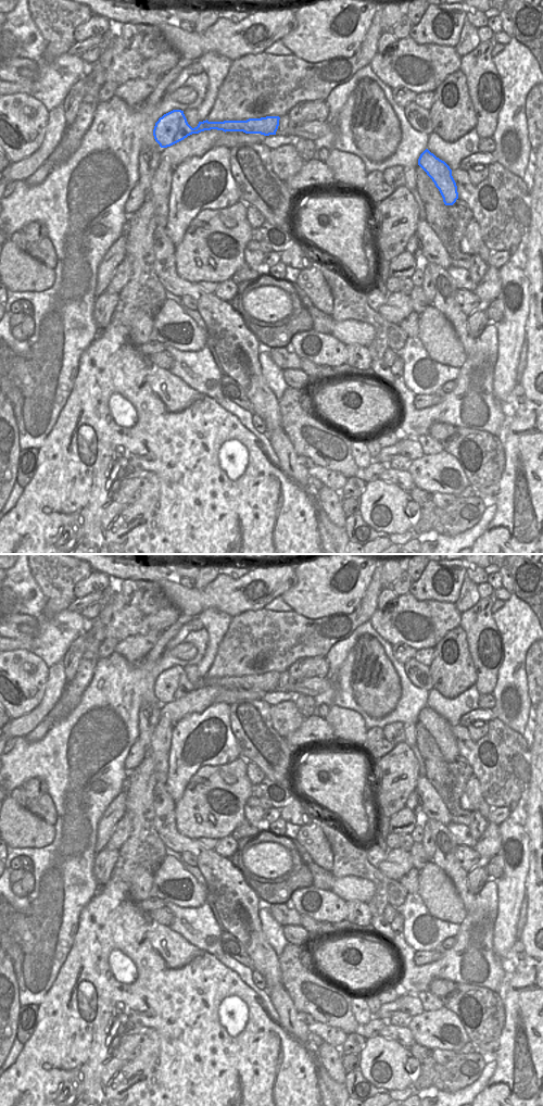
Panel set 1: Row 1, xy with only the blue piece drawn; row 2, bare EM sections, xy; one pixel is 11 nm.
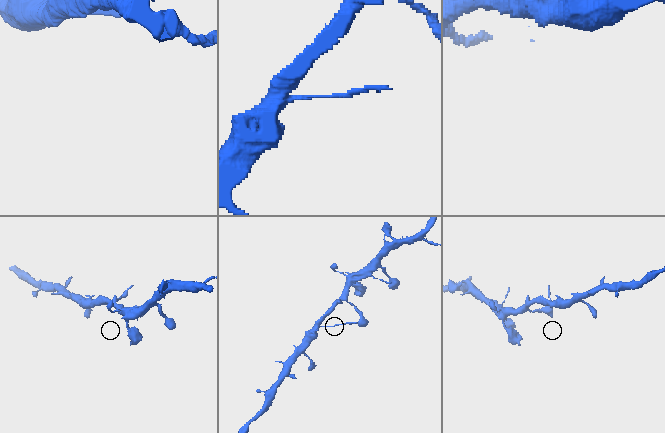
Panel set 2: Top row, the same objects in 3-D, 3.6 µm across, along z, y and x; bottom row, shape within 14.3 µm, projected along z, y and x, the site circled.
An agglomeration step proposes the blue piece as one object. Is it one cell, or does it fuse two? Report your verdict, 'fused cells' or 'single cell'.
fused cells

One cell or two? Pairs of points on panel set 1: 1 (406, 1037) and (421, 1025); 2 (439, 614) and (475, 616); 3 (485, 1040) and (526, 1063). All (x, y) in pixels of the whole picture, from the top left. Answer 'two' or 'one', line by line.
1: two
2: two
3: two

